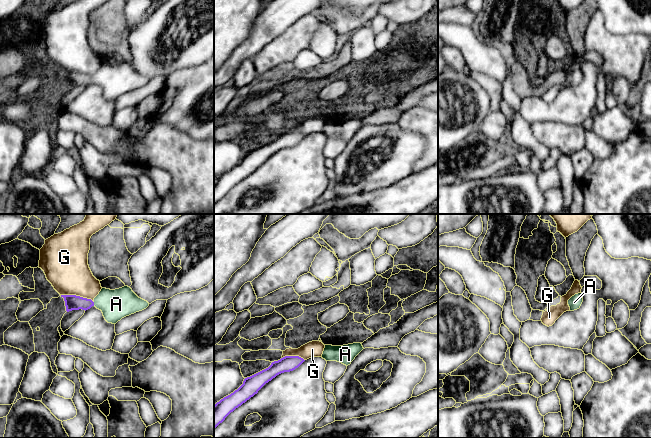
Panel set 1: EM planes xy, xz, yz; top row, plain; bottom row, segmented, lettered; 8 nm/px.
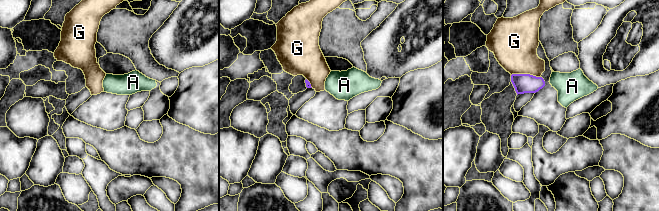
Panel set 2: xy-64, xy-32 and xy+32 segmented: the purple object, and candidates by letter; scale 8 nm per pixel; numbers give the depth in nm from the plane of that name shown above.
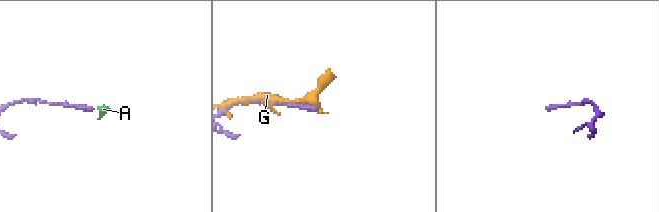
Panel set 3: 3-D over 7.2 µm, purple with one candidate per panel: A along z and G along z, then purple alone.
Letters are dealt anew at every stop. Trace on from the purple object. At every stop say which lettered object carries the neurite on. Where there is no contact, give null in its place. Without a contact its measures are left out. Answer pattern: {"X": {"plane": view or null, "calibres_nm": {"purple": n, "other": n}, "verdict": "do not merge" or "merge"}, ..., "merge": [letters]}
{"A": {"plane": "xy", "calibres_nm": {"purple": 130, "other": 240}, "verdict": "merge"}, "G": {"plane": "xy", "calibres_nm": {"purple": 130, "other": 360}, "verdict": "do not merge"}, "merge": ["A"]}

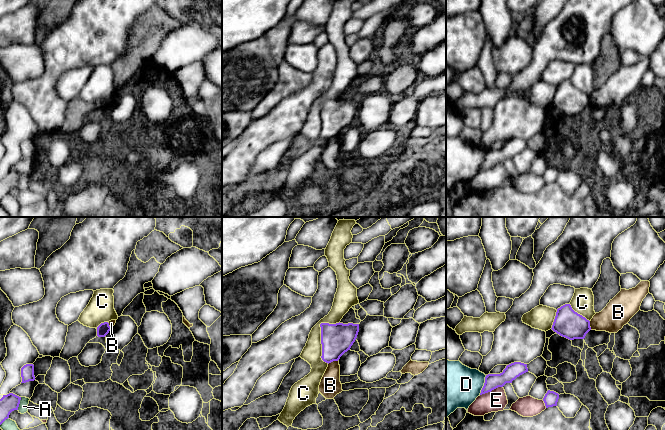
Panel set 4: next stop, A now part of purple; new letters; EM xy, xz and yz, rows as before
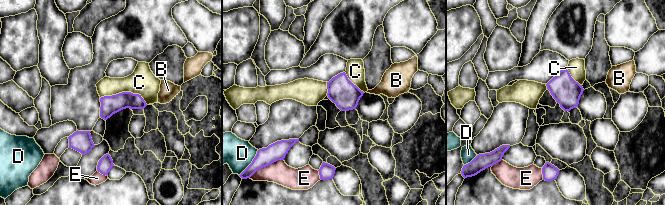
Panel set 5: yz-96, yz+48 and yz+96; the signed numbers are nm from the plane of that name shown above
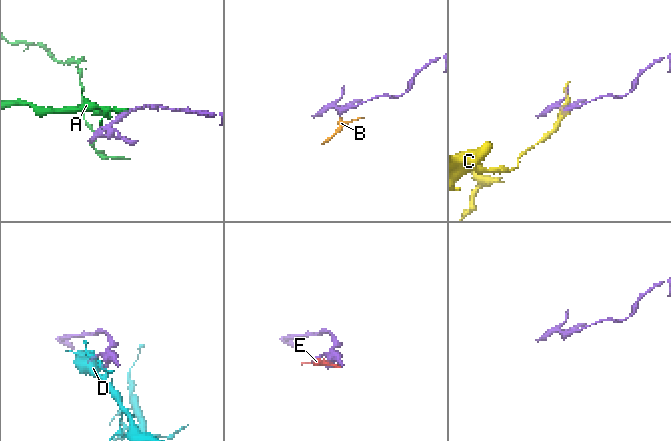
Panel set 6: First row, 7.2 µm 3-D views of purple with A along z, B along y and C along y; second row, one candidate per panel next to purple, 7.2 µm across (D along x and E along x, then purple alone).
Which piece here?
{"A": {"plane": "xy", "calibres_nm": {"purple": 140, "other": 80}, "verdict": "do not merge"}, "B": {"plane": "xz", "calibres_nm": {"purple": 260, "other": 170}, "verdict": "do not merge"}, "C": {"plane": "xz", "calibres_nm": {"purple": 260, "other": 160}, "verdict": "do not merge"}, "D": {"plane": "yz", "calibres_nm": {"purple": 130, "other": 380}, "verdict": "do not merge"}, "E": {"plane": "yz", "calibres_nm": {"purple": 130, "other": 170}, "verdict": "do not merge"}, "merge": []}

